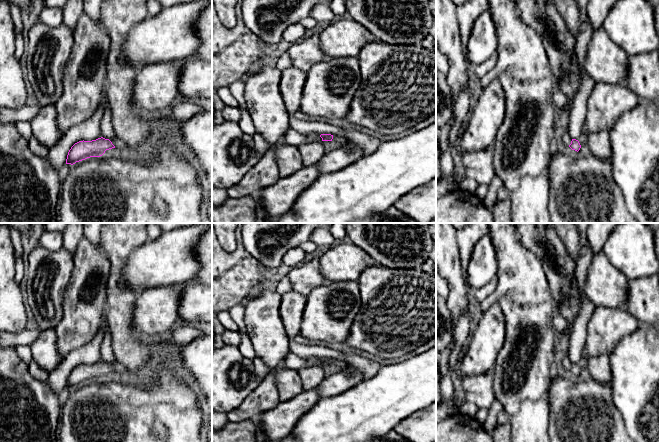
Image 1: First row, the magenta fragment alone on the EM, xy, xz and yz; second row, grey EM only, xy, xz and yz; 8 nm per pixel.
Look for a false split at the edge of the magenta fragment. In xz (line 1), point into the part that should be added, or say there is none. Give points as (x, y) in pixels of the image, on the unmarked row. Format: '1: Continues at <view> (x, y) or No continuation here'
1: No continuation here

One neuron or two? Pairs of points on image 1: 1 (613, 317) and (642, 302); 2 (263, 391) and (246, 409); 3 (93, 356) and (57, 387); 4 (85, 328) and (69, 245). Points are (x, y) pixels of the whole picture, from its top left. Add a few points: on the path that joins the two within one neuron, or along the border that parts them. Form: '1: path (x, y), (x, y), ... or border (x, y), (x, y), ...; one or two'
1: border (624, 306), (640, 323); two
2: path (260, 395), (250, 405); one
3: path (82, 356), (78, 356), (59, 376); one
4: border (84, 237), (79, 242), (72, 256); two

